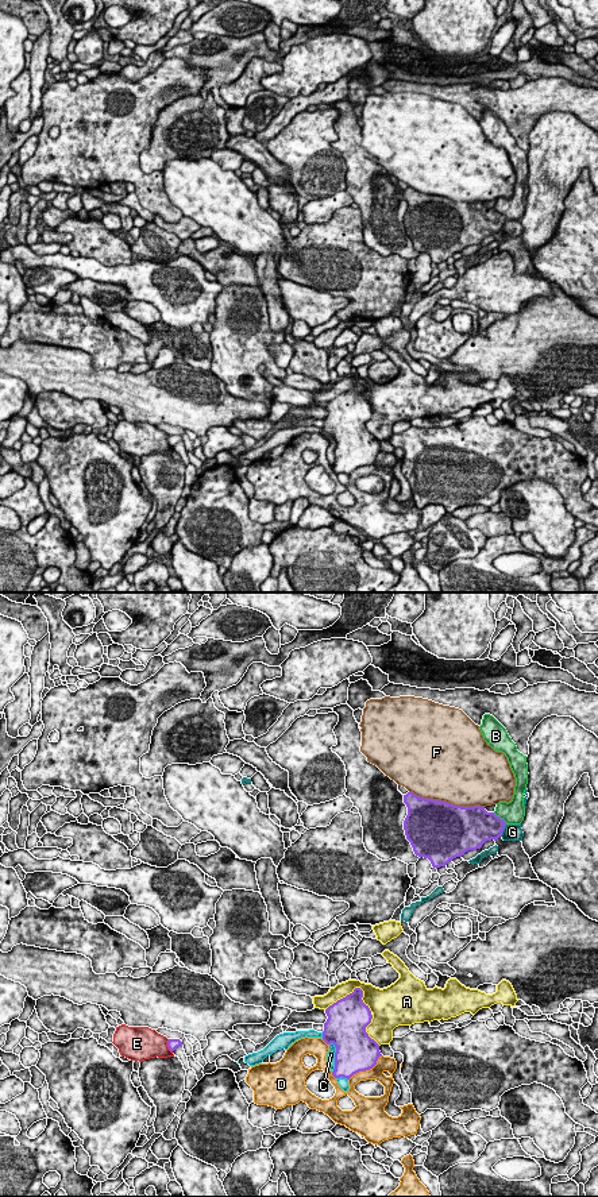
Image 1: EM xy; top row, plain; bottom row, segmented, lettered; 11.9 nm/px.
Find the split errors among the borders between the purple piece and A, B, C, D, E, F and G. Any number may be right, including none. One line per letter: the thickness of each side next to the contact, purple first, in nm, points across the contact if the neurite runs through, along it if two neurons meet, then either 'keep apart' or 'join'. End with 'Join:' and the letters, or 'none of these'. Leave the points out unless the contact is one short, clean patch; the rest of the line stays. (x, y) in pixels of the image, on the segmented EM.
A: calibres 340 and 240 nm; keep apart
B: calibres 380 and 280 nm; keep apart
C: calibres 480 and 100 nm; keep apart
D: calibres 480 and 190 nm; keep apart
E: calibres 130 and 360 nm; keep apart
F: calibres 500 and 500 nm; keep apart
G: calibres 360 and 190 nm; border xy (506, 825), (500, 836); keep apart
Join: none of these

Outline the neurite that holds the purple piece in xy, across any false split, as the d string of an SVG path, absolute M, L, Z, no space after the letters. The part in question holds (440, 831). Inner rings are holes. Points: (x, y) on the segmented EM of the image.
M408 792L404 795L408 815L404 820L406 839L413 852L420 858L428 858L433 868L445 866L456 857L462 857L468 850L481 849L486 841L498 839L506 822L494 812L487 812L485 807L462 807L447 802L425 799Z

